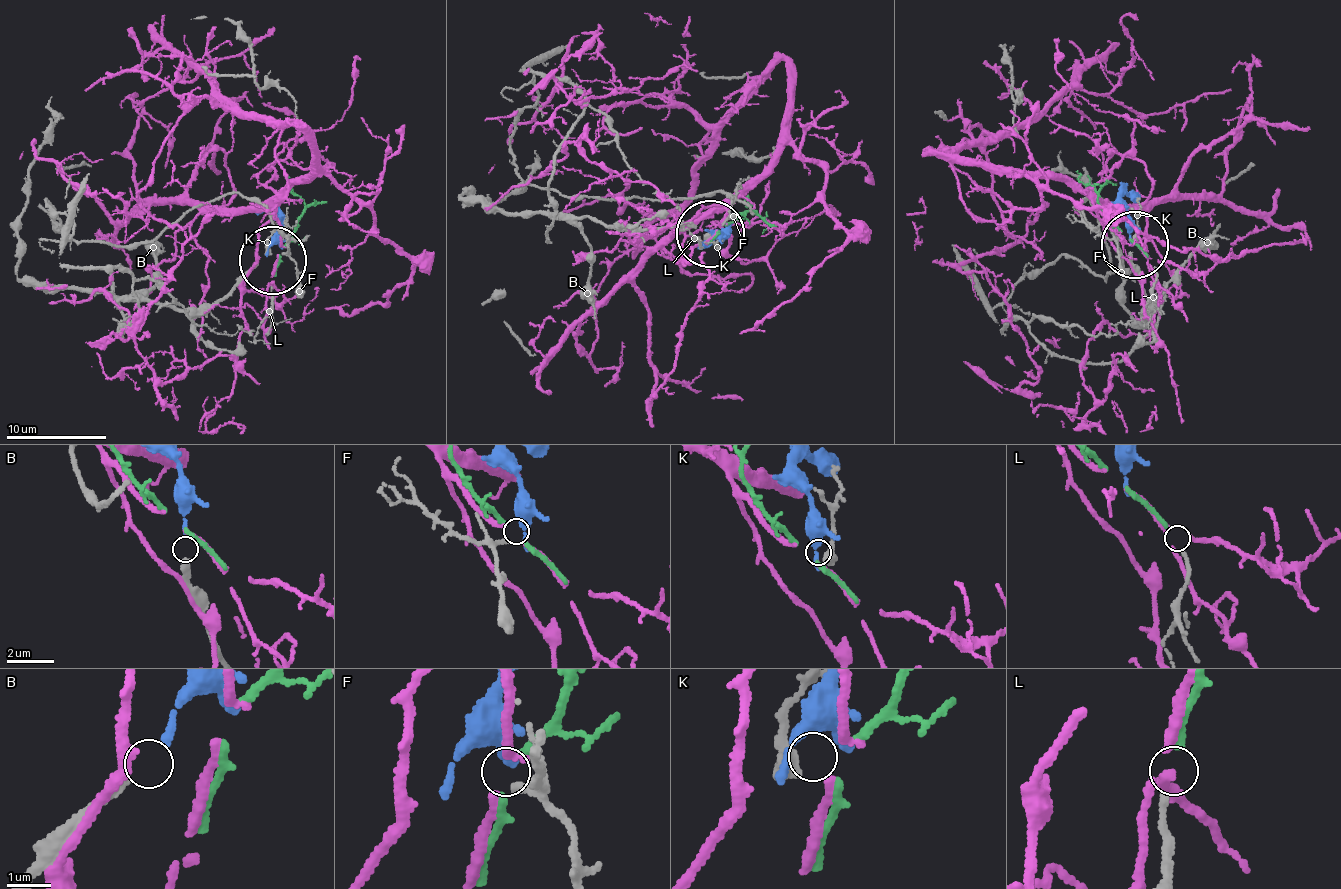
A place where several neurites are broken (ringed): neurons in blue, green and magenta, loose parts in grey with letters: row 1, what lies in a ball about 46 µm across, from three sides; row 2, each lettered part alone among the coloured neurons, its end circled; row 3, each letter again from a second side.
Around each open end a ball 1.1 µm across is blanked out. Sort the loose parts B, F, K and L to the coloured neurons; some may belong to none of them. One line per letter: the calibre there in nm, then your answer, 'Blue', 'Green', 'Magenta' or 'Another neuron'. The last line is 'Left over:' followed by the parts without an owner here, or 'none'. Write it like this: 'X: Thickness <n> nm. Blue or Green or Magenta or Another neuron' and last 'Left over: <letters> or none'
B: Thickness 320 nm. Blue
F: Thickness 110 nm. Another neuron
K: Thickness 380 nm. Magenta
L: Thickness 140 nm. Green
Left over: F

